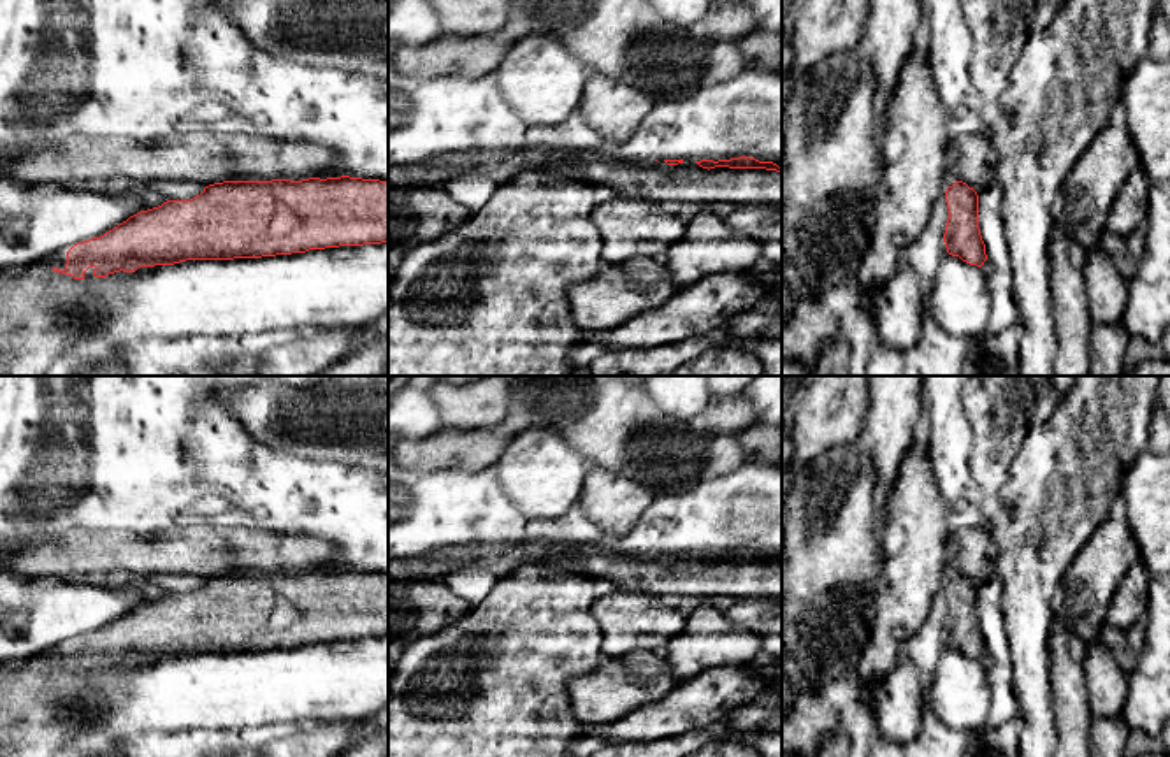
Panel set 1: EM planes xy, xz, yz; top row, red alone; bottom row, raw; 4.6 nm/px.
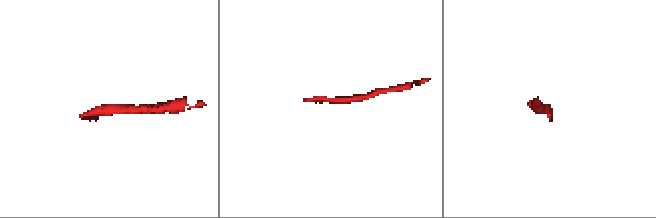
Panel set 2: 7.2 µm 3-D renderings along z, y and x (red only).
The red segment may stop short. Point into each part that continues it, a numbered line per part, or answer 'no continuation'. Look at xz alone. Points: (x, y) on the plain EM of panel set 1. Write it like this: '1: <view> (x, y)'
no continuation

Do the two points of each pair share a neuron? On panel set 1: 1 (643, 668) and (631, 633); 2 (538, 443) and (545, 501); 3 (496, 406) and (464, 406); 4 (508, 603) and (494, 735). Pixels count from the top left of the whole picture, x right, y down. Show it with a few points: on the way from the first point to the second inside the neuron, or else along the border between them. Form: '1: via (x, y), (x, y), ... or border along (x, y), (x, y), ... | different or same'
1: border along (640, 650), (661, 652) | different
2: via (538, 457), (543, 487) | same
3: via (489, 406), (471, 406) | same
4: via (508, 636), (508, 663), (494, 684), (494, 701) | same

